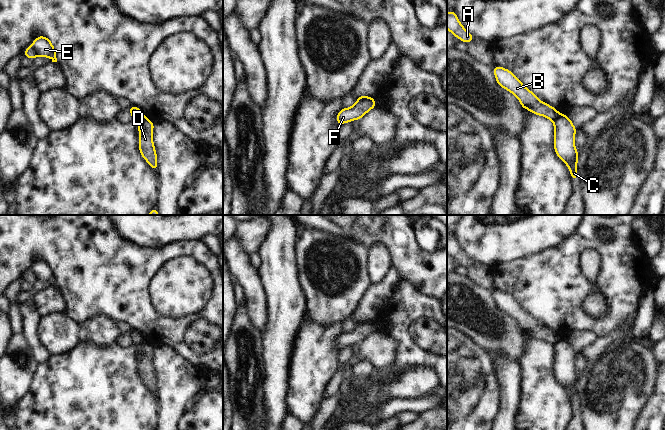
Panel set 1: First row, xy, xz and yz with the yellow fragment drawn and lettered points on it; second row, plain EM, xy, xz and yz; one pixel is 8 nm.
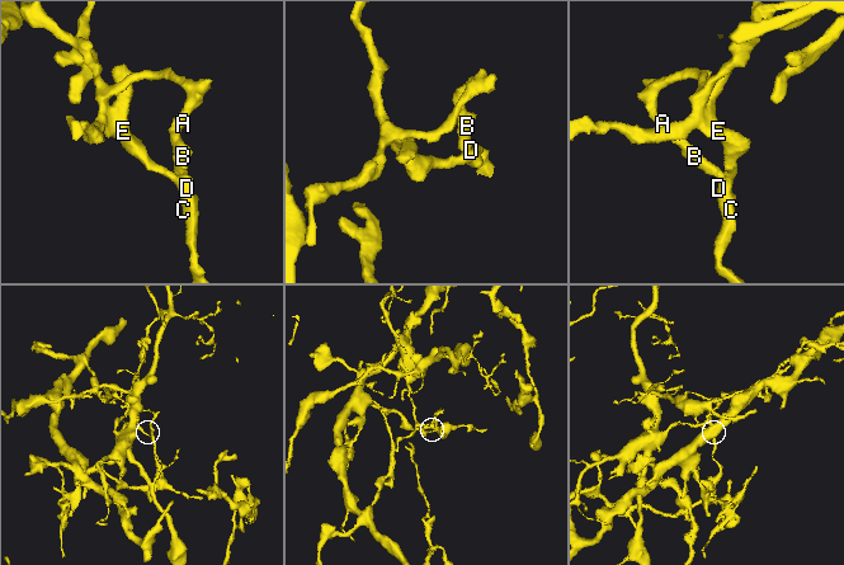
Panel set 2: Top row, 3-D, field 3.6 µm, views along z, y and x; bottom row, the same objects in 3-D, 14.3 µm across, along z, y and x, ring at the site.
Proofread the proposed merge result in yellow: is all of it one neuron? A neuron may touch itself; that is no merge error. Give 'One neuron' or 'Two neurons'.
Two neurons

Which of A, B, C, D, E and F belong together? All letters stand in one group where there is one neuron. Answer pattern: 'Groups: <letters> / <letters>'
Groups: A B / C D E F

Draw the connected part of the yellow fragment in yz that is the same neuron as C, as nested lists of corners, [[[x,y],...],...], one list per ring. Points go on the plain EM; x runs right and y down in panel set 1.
[[[560,338],[554,345],[554,353],[556,379],[569,391],[572,404],[577,405],[578,376],[574,369],[576,352],[565,338]]]

